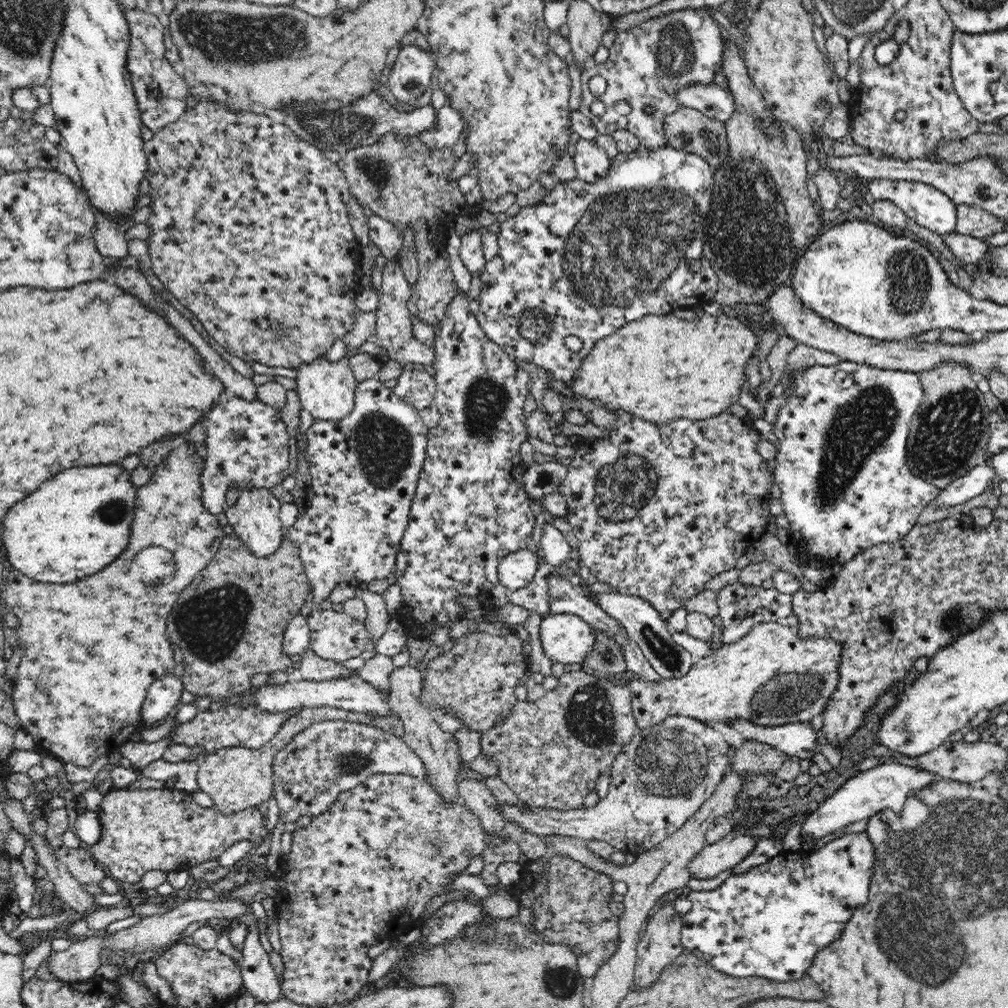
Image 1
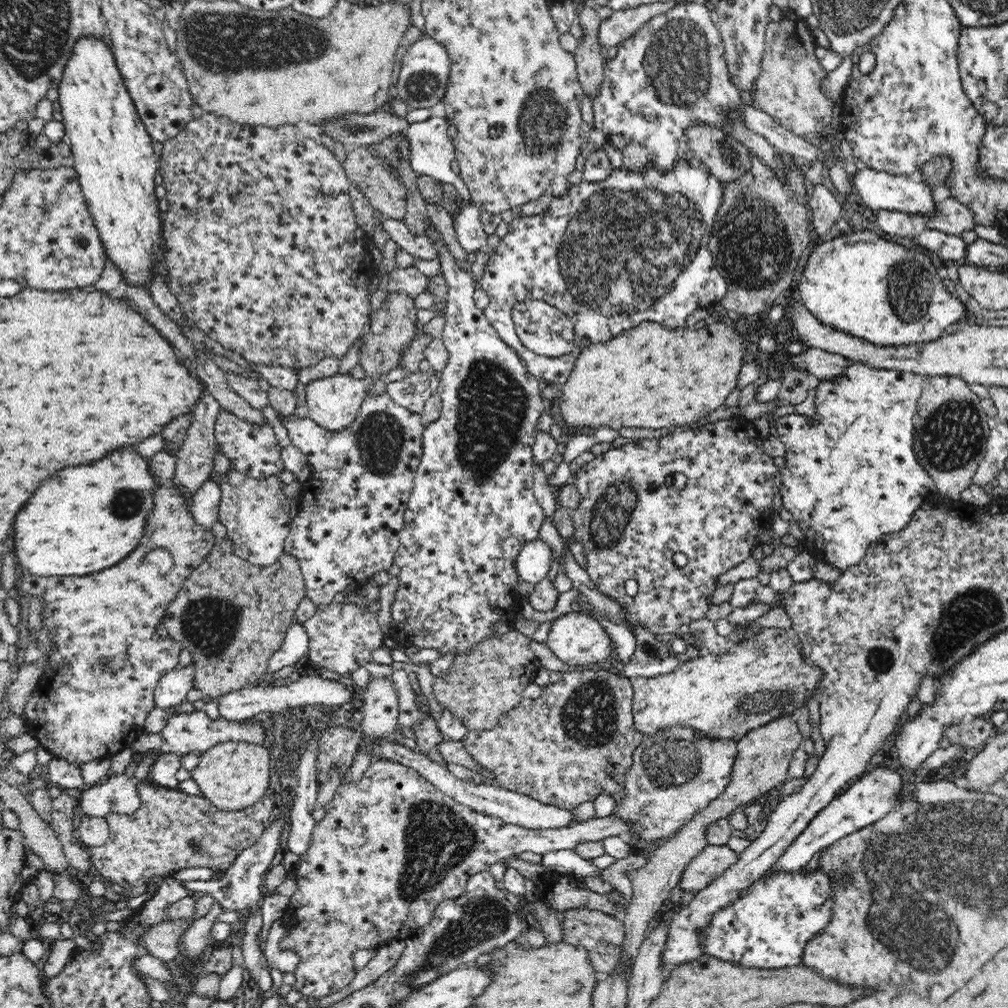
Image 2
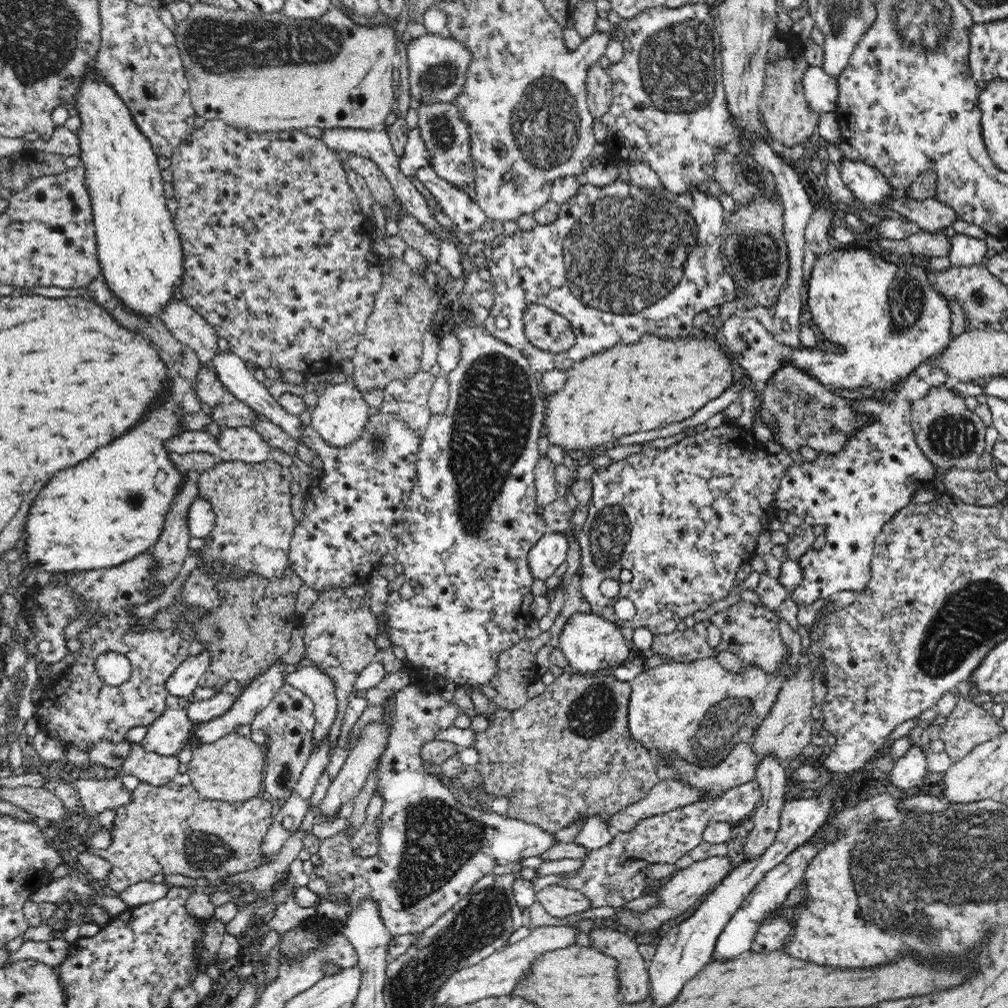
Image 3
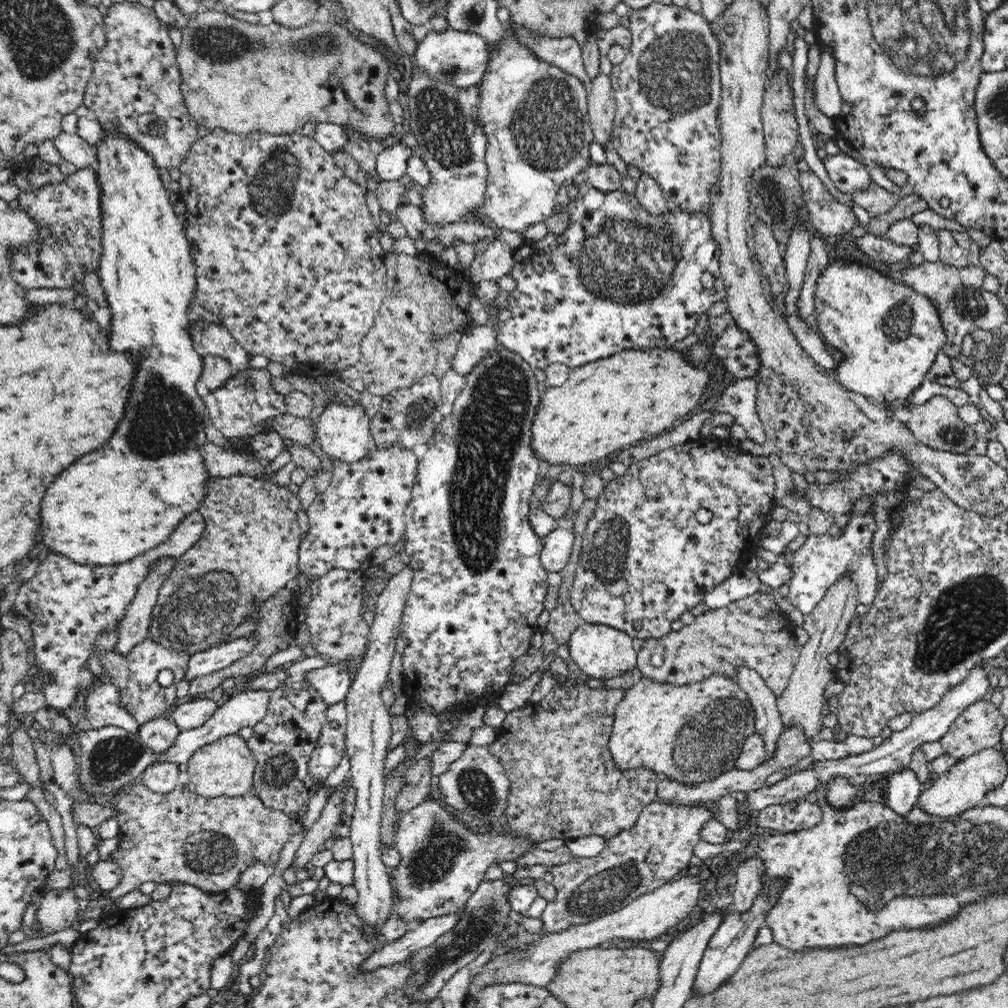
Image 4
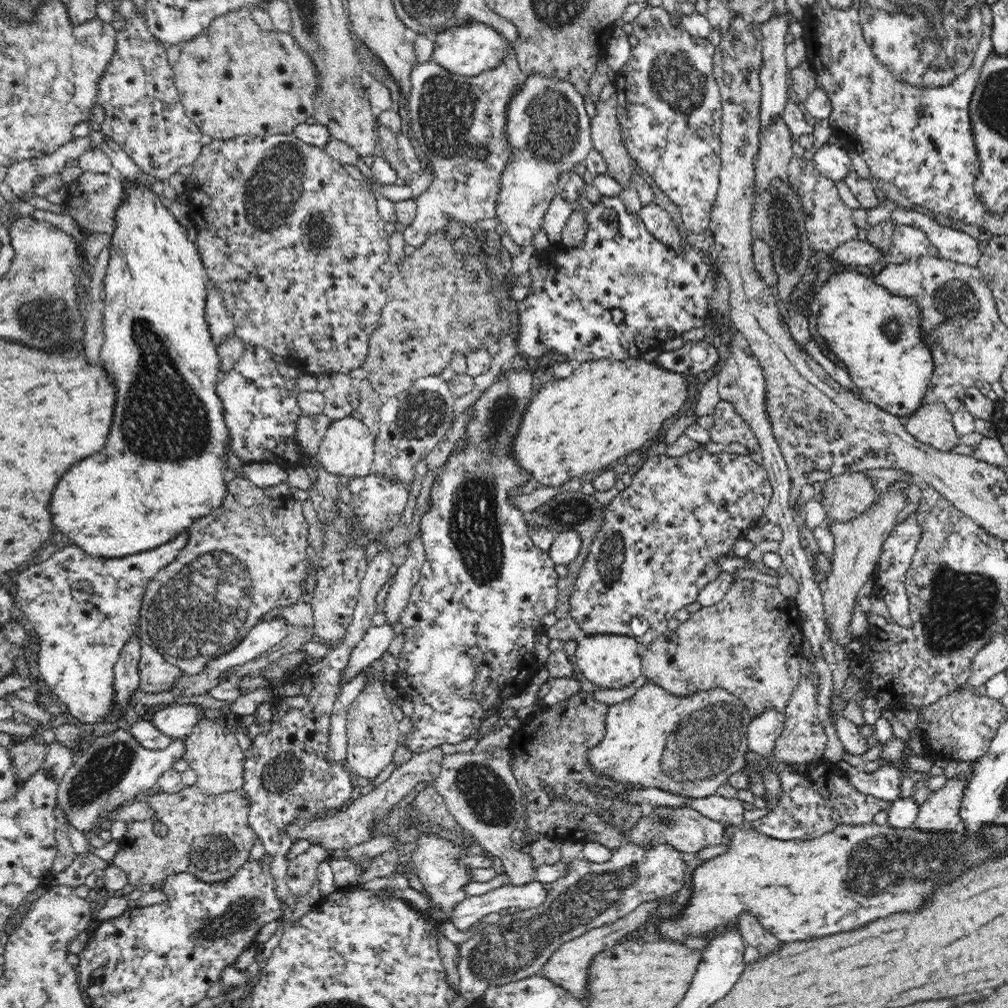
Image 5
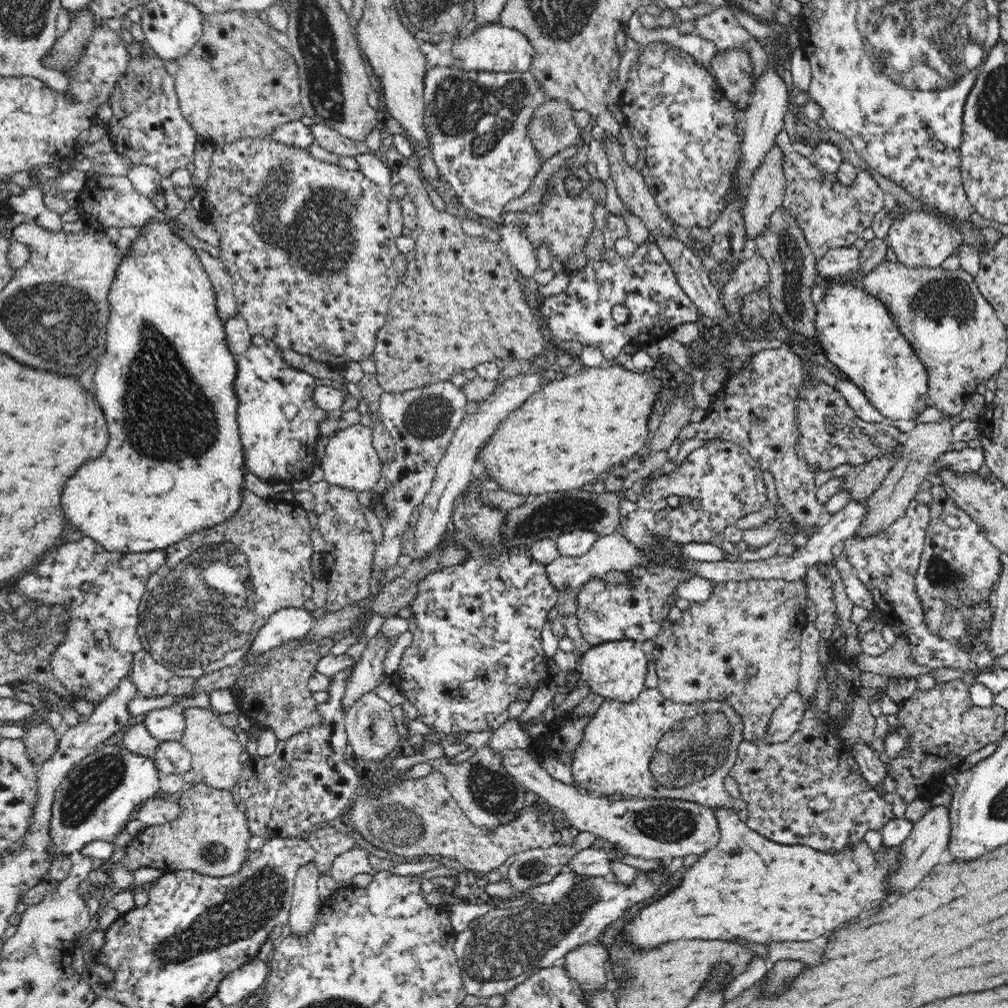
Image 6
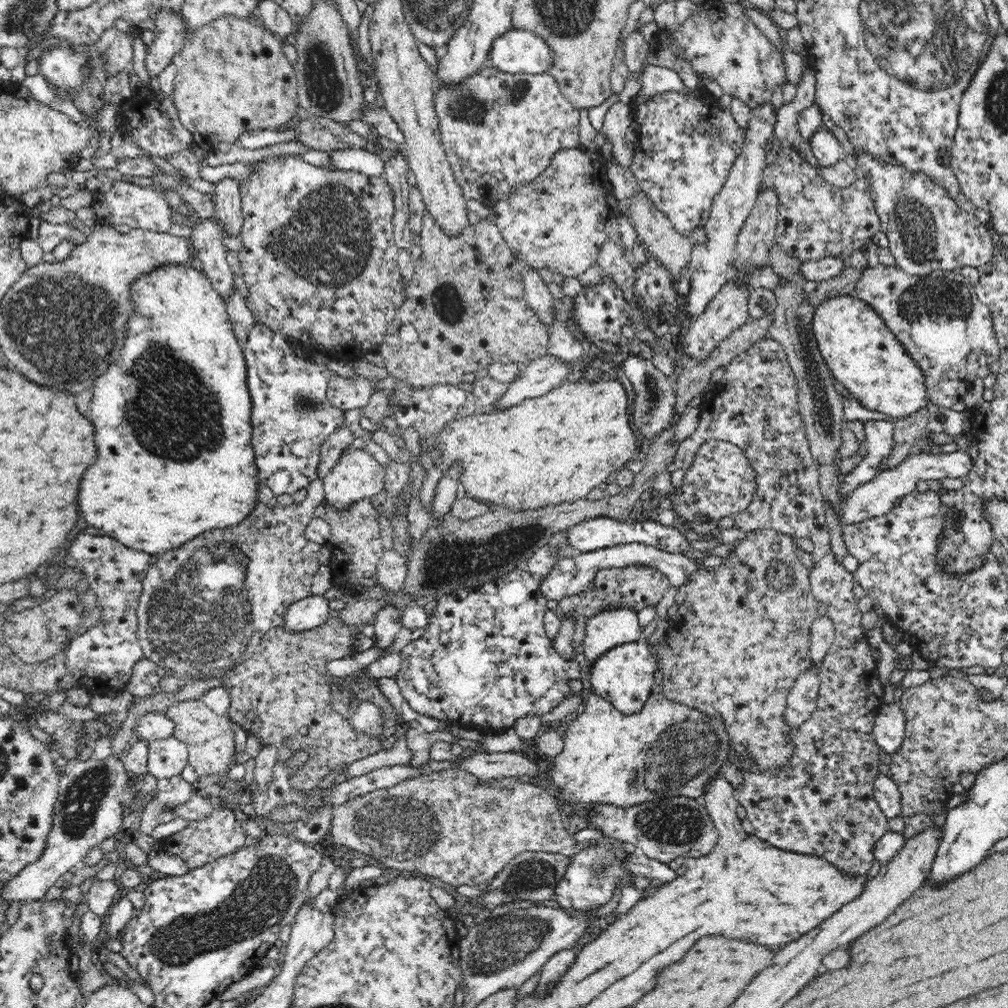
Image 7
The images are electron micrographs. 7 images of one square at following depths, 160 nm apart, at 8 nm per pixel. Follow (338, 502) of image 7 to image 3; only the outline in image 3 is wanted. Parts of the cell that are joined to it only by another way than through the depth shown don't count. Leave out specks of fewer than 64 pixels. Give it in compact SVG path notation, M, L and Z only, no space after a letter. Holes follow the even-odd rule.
M349 381L327 386L318 392L319 399L311 413L311 426L332 447L343 449L361 437L371 409L363 399L363 393Z

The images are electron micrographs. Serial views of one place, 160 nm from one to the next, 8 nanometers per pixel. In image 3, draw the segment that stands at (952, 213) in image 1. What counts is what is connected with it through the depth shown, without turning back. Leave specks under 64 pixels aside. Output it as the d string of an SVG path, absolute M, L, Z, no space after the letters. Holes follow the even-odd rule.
M841 159L838 164L841 179L856 199L866 205L884 202L888 194L896 190L890 188L886 177L880 171L867 166L861 161Z

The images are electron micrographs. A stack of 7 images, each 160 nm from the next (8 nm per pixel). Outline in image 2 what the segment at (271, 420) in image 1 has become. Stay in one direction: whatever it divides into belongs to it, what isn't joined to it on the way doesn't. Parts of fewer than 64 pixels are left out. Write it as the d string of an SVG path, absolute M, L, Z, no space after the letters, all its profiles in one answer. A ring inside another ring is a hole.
M222 410L218 413L215 422L215 437L218 448L224 451L224 454L230 458L231 464L242 474L252 478L266 478L272 474L279 474L284 469L280 456L281 448L278 447L278 440L268 423L258 427L247 423L230 411ZM208 479L191 498L188 510L200 527L211 529L218 522L220 496L218 484Z

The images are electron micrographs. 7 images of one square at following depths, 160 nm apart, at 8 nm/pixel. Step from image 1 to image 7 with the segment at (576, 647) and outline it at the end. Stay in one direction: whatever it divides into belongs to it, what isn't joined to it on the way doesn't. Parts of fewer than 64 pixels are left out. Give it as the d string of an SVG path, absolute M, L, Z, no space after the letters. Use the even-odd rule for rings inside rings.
M641 637L637 642L616 646L603 654L590 671L590 684L592 684L593 692L602 696L604 701L612 704L622 714L632 716L642 711L656 685L654 673L657 657L652 655L650 649L645 638Z

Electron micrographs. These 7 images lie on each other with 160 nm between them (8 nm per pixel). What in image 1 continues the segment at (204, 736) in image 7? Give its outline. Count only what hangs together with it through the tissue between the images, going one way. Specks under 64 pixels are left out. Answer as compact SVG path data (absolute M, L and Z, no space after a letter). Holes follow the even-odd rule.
M330 706L320 708L303 707L296 710L293 716L286 718L286 722L274 734L274 738L269 740L262 748L252 750L244 746L232 746L232 748L220 748L213 753L205 754L197 772L198 789L206 792L214 801L213 806L224 814L234 814L252 807L264 808L268 798L270 798L270 794L274 790L272 764L275 754L279 750L282 750L292 740L293 736L302 732L307 726L328 720L344 720L379 726L387 733L398 737L402 737L405 733L404 725L399 723L396 715L369 716L369 714L349 712L348 710L341 710L340 708Z

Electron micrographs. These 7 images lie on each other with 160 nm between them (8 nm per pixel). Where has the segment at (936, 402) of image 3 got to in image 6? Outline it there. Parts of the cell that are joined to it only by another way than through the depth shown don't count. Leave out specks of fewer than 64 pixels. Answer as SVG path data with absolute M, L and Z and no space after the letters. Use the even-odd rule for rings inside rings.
M956 416L945 421L928 424L916 422L914 428L904 434L902 449L898 454L898 460L894 468L868 498L867 515L859 524L856 532L859 536L870 536L870 534L876 534L876 532L888 528L888 525L906 512L906 508L913 501L916 492L918 492L918 486L926 478L926 475L932 472L932 462L952 448L955 441L953 428L960 421L960 416Z

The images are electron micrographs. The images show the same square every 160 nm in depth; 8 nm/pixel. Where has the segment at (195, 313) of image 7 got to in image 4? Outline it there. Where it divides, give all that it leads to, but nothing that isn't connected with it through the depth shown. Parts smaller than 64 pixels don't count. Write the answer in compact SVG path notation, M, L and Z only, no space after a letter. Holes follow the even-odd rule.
M105 133L105 140L100 143L96 149L98 152L98 168L97 177L102 187L101 207L102 207L102 254L99 262L98 273L108 306L111 310L110 320L110 348L114 352L122 350L122 352L130 352L136 358L136 376L134 376L134 384L130 390L130 398L126 402L126 410L124 410L124 418L120 422L120 426L116 428L114 436L108 440L106 446L102 446L100 450L88 454L86 458L78 458L74 464L70 464L54 482L52 486L46 490L46 496L42 500L42 536L44 536L44 544L50 548L50 552L57 552L70 560L82 565L118 565L129 562L131 558L136 558L139 554L144 554L156 545L168 540L174 529L189 515L191 512L198 511L201 502L207 493L207 482L211 477L206 468L203 456L200 454L200 447L208 444L208 437L204 431L204 417L209 418L209 413L205 405L205 401L198 393L196 384L202 378L204 372L203 355L198 353L192 341L190 332L192 321L188 317L188 310L194 304L195 292L197 289L197 280L195 275L195 262L192 256L192 249L188 239L186 239L185 226L182 218L174 212L172 204L168 201L169 191L166 190L158 167L154 160L144 150L141 150L136 143L118 135L118 133Z

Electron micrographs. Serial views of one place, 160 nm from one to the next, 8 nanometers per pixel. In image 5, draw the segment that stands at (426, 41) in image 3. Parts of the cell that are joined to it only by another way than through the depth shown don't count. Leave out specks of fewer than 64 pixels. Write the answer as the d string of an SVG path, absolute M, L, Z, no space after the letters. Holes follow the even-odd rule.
M470 22L446 29L435 36L433 62L438 63L452 74L474 77L501 65L511 53L509 40L506 40L494 27L482 22Z

